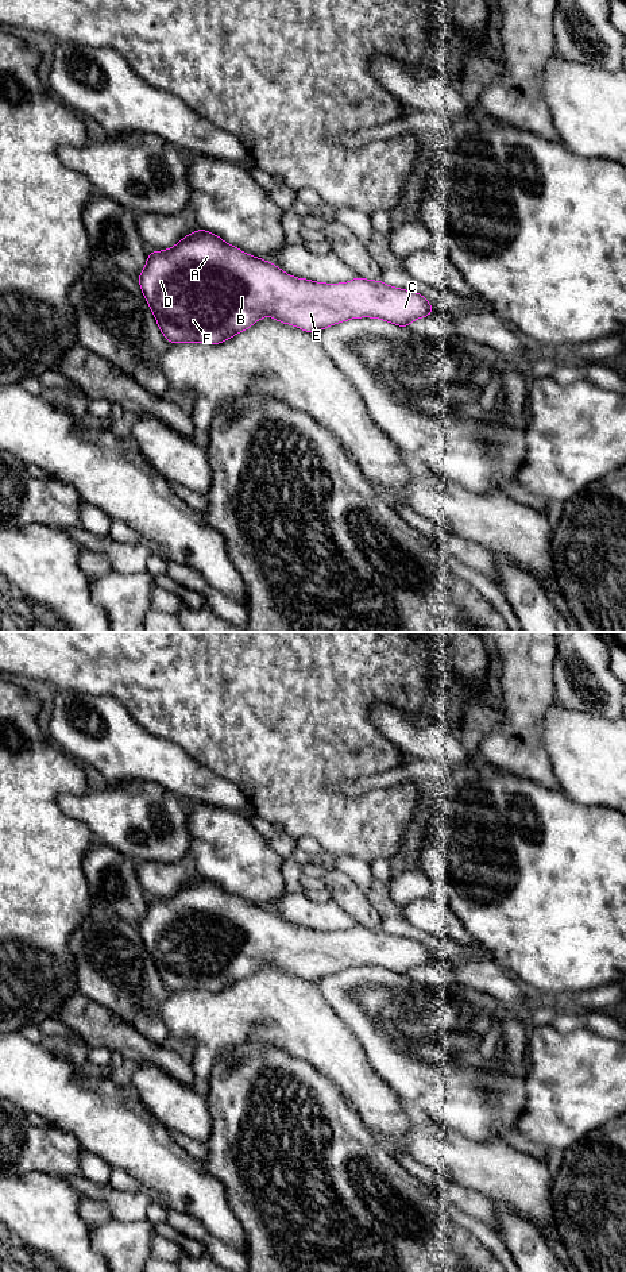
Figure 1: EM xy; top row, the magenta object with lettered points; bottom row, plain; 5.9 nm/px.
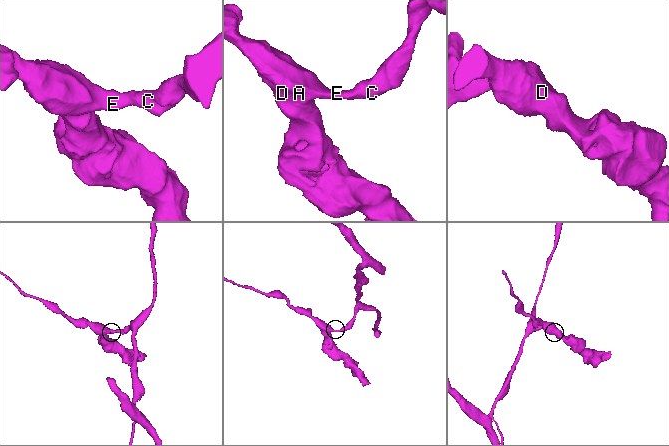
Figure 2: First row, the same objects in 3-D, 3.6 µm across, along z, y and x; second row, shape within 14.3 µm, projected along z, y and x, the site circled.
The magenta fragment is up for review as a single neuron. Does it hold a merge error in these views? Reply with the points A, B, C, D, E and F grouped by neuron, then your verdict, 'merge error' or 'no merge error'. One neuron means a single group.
A B C D E F; no merge error

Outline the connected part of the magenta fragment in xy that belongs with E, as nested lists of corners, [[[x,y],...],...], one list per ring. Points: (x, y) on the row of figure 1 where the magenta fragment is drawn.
[[[202,228],[186,235],[166,251],[148,253],[146,267],[138,278],[146,301],[169,343],[202,342],[220,344],[231,336],[246,331],[267,313],[282,324],[294,324],[300,329],[317,334],[322,328],[355,317],[376,317],[407,328],[411,320],[426,317],[436,312],[420,293],[389,286],[380,280],[370,281],[356,277],[347,284],[320,284],[294,278],[268,261],[246,254]]]

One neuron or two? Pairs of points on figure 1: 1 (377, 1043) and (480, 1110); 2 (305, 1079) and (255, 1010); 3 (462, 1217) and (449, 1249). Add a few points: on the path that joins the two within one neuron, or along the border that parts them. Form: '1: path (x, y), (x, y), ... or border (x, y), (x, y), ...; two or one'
1: path (402, 1068), (413, 1079), (441, 1093), (455, 1095); one
2: border (252, 1043), (278, 1047), (312, 1066); two
3: border (453, 1221), (470, 1230), (483, 1244); two

